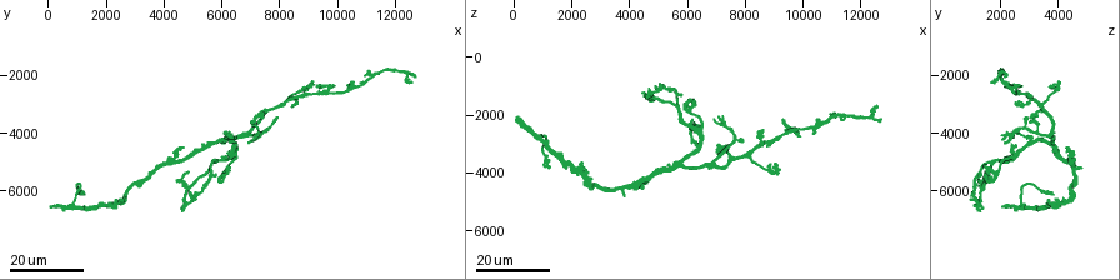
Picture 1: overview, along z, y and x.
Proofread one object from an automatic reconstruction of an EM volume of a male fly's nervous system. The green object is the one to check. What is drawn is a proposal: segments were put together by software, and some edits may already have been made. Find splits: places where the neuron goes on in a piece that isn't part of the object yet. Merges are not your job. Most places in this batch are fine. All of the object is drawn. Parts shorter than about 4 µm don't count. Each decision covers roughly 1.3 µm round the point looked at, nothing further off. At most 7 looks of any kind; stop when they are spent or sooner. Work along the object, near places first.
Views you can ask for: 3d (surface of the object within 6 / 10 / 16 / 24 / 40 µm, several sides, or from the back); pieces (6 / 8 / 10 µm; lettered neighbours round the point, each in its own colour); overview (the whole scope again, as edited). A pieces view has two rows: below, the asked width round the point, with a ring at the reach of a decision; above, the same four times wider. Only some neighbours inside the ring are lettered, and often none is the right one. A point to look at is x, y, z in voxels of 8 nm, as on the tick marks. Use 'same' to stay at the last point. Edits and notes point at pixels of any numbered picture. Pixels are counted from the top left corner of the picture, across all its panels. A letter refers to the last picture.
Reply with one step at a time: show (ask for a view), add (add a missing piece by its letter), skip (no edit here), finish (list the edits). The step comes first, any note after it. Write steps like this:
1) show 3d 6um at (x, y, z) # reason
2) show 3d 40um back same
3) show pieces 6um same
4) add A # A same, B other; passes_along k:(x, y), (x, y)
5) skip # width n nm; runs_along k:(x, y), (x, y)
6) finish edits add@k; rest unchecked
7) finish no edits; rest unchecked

show 3d 24um at (1100, 6200, 3900) # end of a long branch

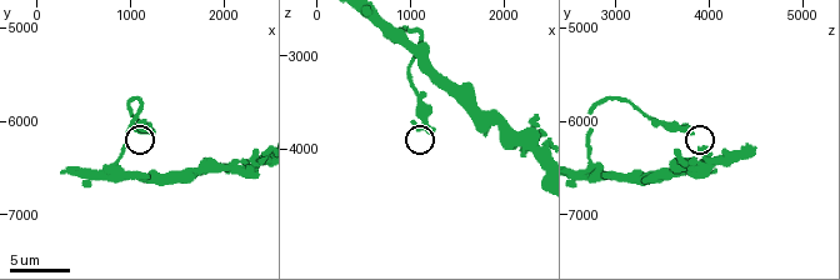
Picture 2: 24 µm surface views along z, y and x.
show pieces 10um at (1200, 6100, 3800) # what lies round it

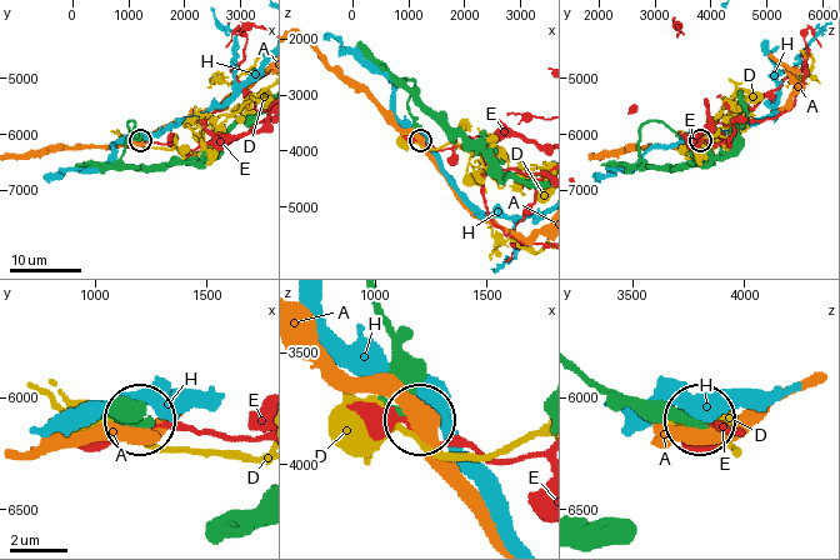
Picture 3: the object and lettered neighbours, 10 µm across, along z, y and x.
skip # A other, D other, E other, H other; no lettered piece goes on from it

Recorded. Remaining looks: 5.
show 3d 24um at (3900, 5200, 4800) # an open end

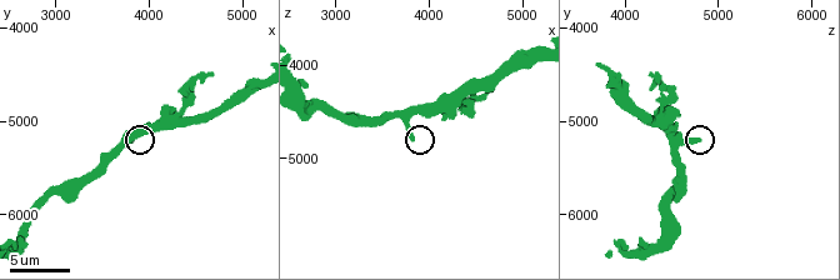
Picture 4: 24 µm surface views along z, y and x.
show pieces 8um at (3850, 5200, 4800)

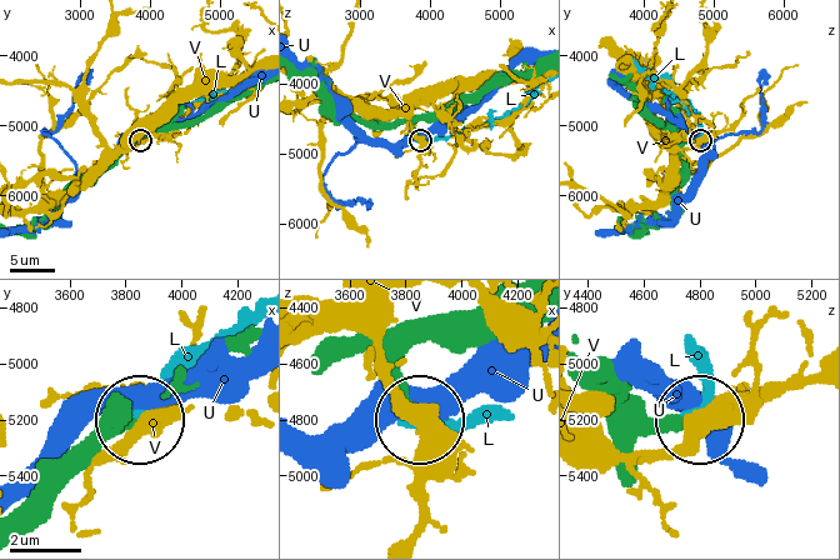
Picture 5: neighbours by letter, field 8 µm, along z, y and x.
skip # width 340 nm; L other, U other, V other; no lettered piece goes on from it

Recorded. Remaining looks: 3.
show 3d 16um at (6200, 4900, 2200) # free end

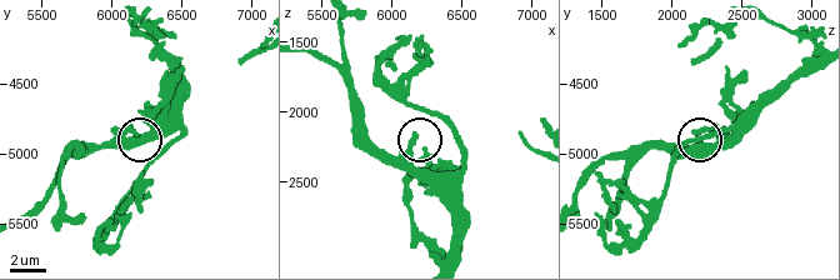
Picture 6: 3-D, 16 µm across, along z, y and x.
show pieces 6um at (6160, 4840, 2160)

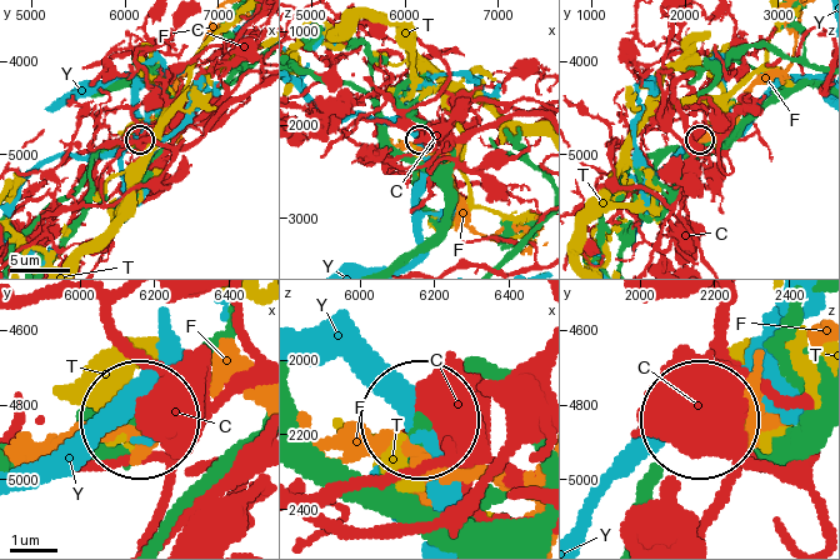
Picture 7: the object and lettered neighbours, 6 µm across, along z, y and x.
skip # width 260 nm; C other, F other, T other, Y other; none of them fits

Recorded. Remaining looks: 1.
finish no edits; rest unchecked

